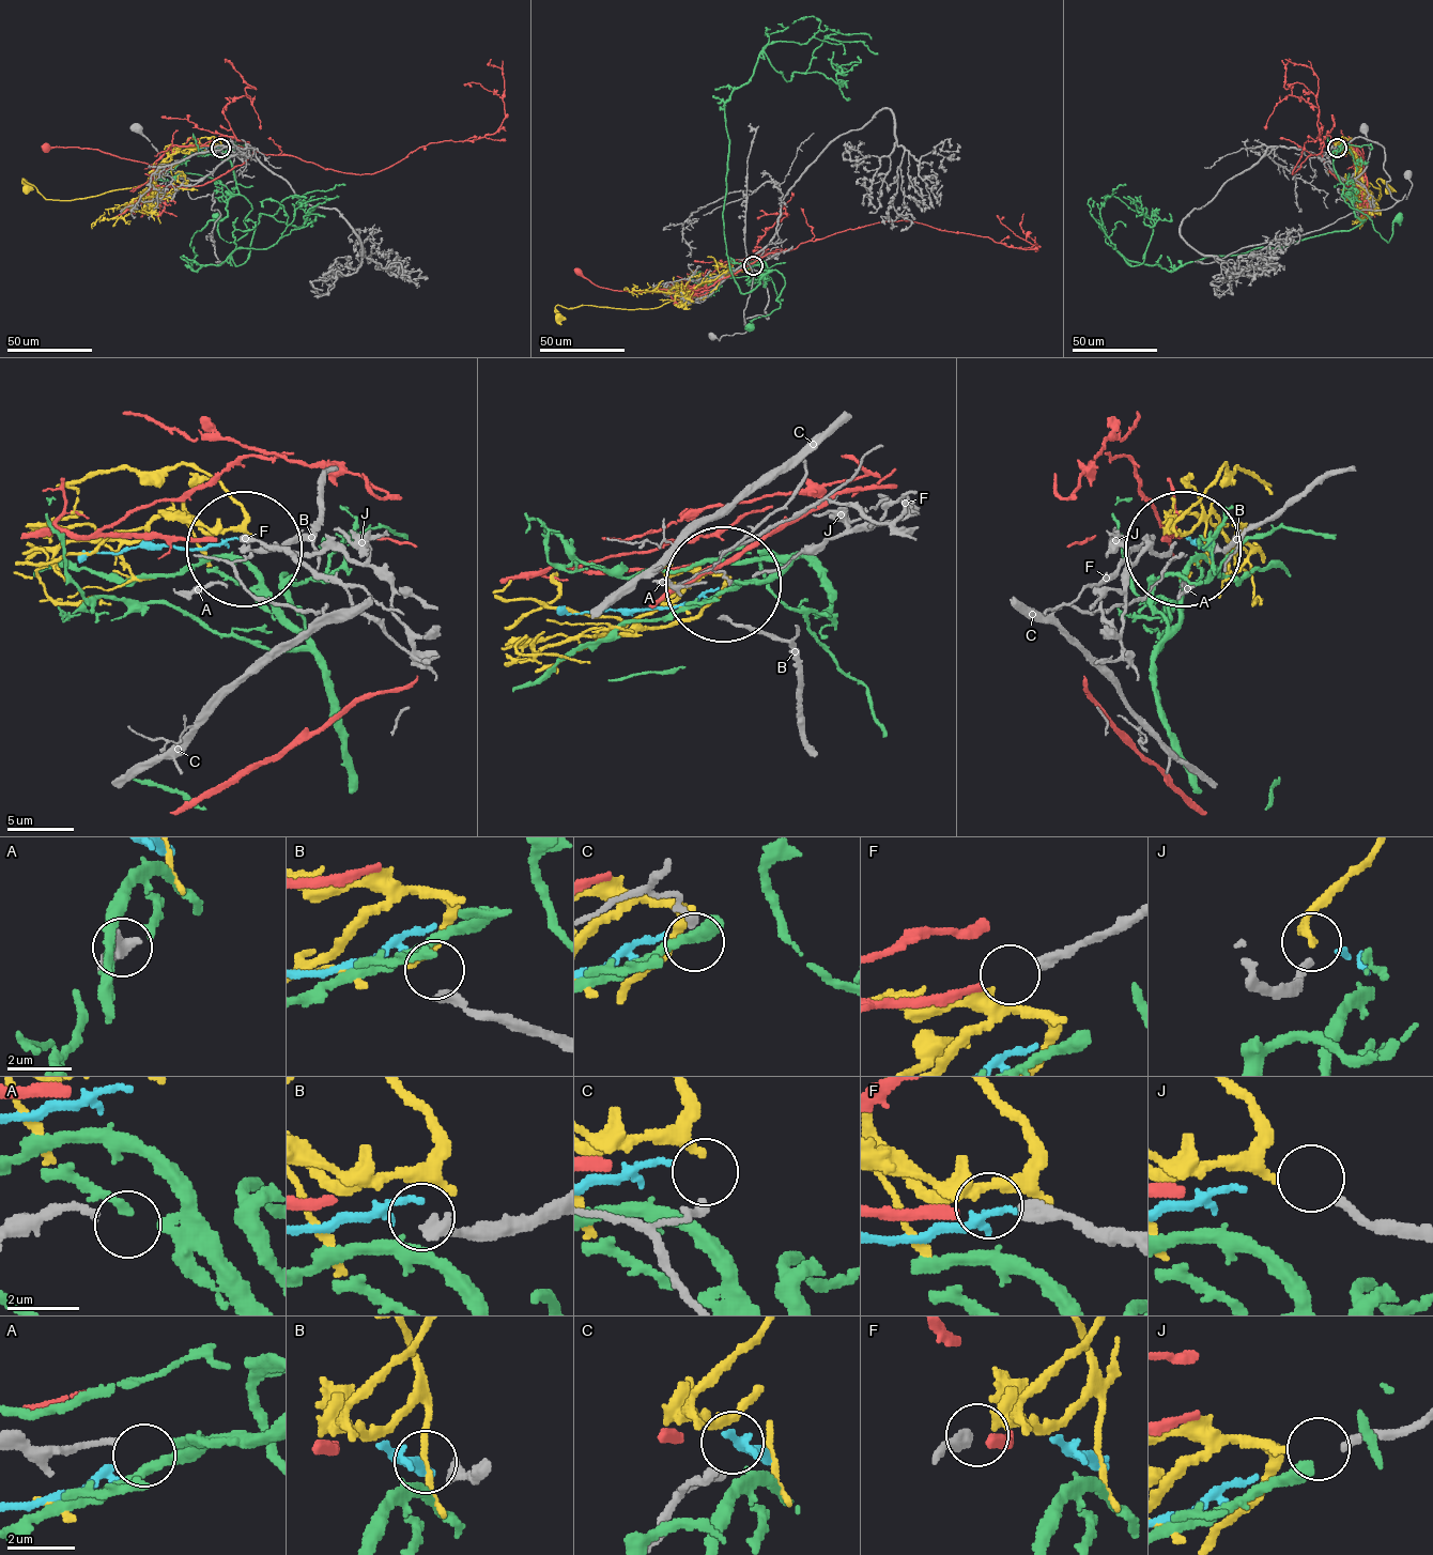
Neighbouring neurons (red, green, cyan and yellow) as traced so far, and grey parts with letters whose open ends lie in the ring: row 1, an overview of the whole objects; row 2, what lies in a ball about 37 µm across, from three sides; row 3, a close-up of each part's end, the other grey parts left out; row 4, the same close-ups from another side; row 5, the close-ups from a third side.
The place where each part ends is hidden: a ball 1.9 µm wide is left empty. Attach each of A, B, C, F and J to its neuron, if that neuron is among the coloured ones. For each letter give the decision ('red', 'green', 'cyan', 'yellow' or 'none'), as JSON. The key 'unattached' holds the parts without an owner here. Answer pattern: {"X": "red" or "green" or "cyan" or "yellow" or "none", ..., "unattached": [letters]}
{"A": "green", "B": "none", "C": "cyan", "F": "red", "J": "yellow", "unattached": ["B"]}

